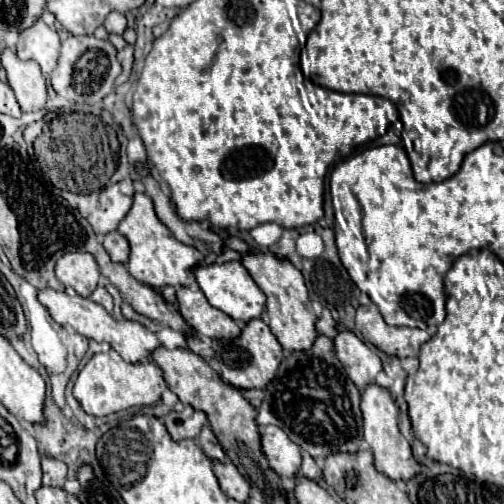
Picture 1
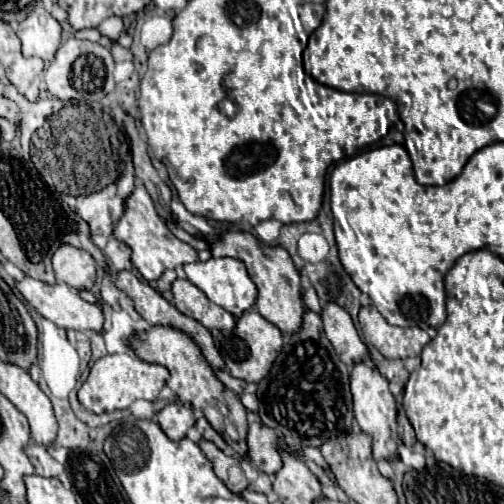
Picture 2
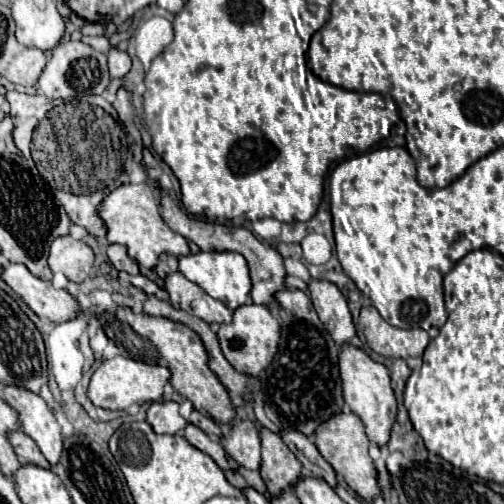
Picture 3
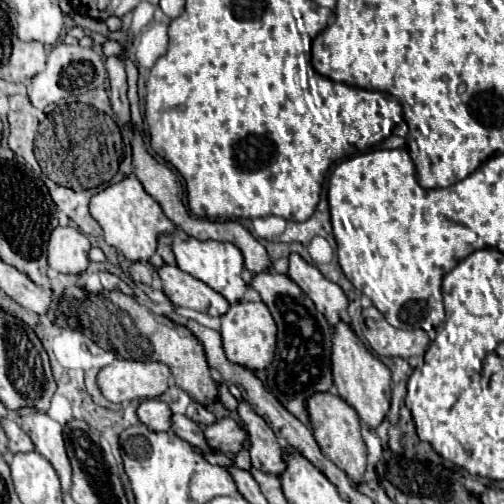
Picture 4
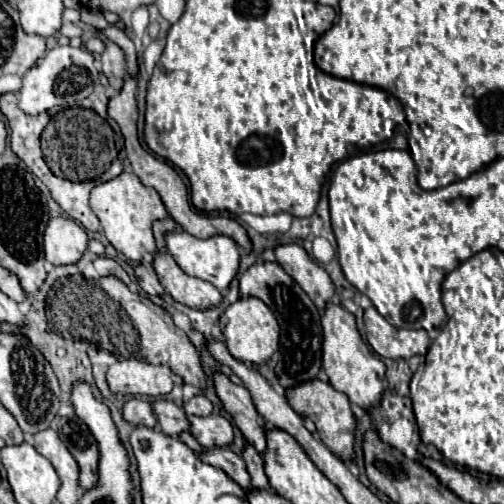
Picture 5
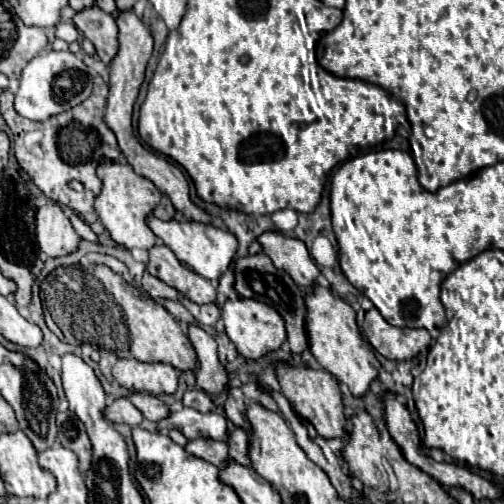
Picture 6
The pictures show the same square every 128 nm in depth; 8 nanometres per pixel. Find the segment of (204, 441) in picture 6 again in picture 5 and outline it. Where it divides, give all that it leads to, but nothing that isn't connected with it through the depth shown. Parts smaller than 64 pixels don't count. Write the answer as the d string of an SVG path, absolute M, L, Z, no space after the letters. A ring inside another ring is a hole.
M208 448L206 452L202 452L202 454L198 454L198 456L200 456L200 460L206 462L206 464L222 468L222 470L224 470L236 484L240 484L246 492L254 490L244 460L242 460L240 456L236 456L232 450L228 450L228 448Z

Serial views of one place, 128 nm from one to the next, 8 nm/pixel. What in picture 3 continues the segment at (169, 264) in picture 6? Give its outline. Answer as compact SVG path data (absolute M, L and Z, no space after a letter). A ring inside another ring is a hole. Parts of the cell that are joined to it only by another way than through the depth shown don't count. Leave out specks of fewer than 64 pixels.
M174 272L166 278L166 290L170 294L170 302L174 308L184 310L212 324L230 324L232 312L216 298L208 296L200 286L190 282L184 274Z

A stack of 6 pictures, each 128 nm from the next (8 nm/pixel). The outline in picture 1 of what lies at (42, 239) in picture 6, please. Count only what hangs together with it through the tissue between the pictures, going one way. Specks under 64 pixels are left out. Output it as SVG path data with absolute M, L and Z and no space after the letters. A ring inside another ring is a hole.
M68 252L56 264L56 278L76 290L76 294L88 298L98 284L100 272L92 254L88 252Z

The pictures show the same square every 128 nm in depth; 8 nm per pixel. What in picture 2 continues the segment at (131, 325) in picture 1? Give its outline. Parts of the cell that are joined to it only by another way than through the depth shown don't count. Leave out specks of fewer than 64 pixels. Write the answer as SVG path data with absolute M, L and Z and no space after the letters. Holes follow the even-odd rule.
M26 276L22 282L18 282L18 290L38 310L38 314L52 320L56 326L72 328L72 330L80 330L80 332L86 332L86 330L92 330L92 332L98 332L98 334L102 332L102 324L104 324L102 310L96 304L90 304L90 302L82 300L76 290L72 292L70 286L66 286L66 284L50 286L46 282L40 282L40 280L34 280L34 278Z

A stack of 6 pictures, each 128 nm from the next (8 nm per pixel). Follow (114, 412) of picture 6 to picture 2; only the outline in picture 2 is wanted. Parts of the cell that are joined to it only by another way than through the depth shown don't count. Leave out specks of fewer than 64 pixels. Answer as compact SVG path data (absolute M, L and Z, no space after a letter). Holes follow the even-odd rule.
M168 404L156 414L156 420L170 440L182 440L196 422L192 410L180 404Z

